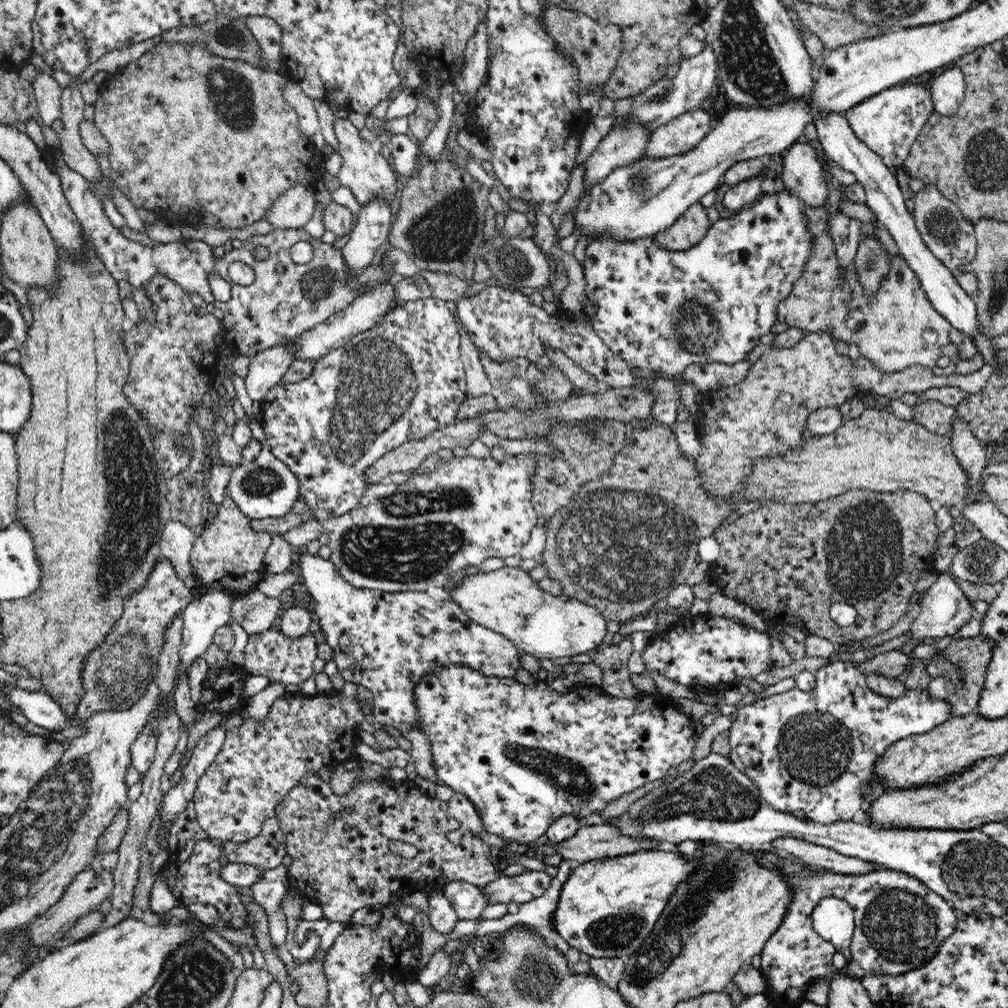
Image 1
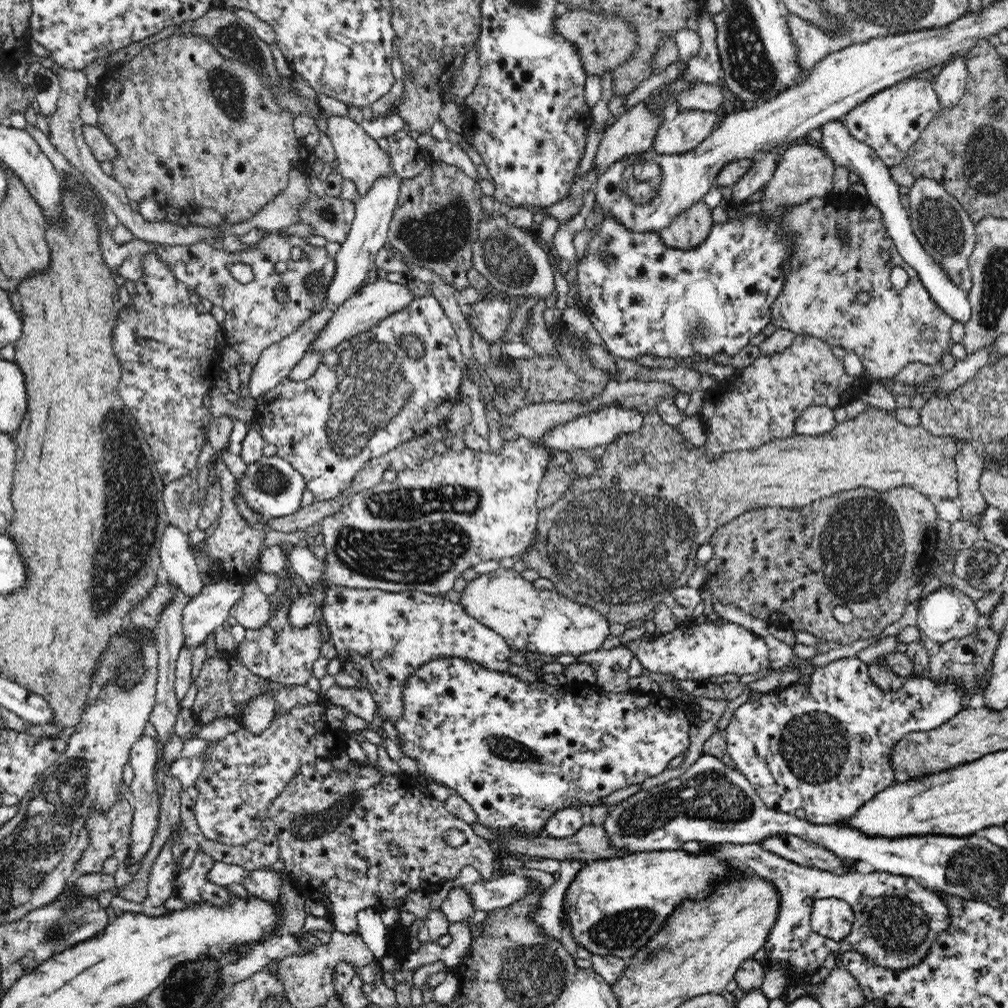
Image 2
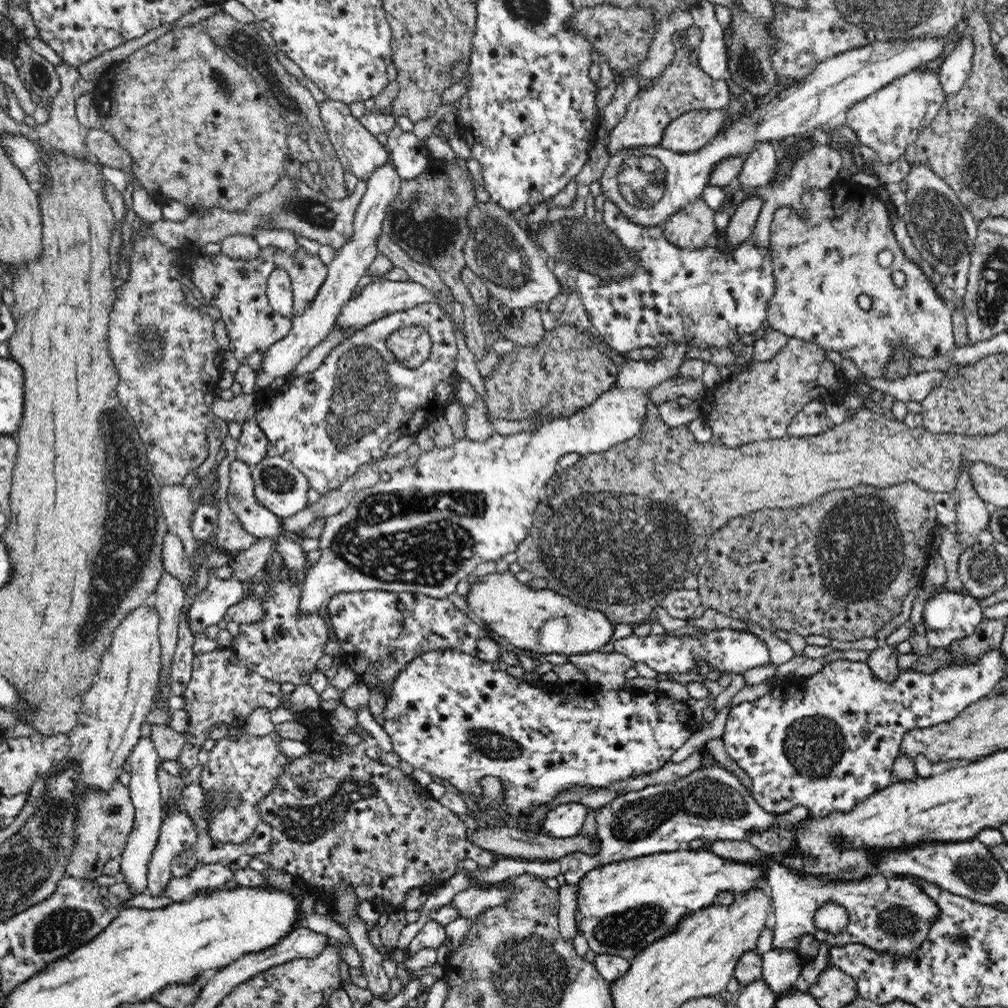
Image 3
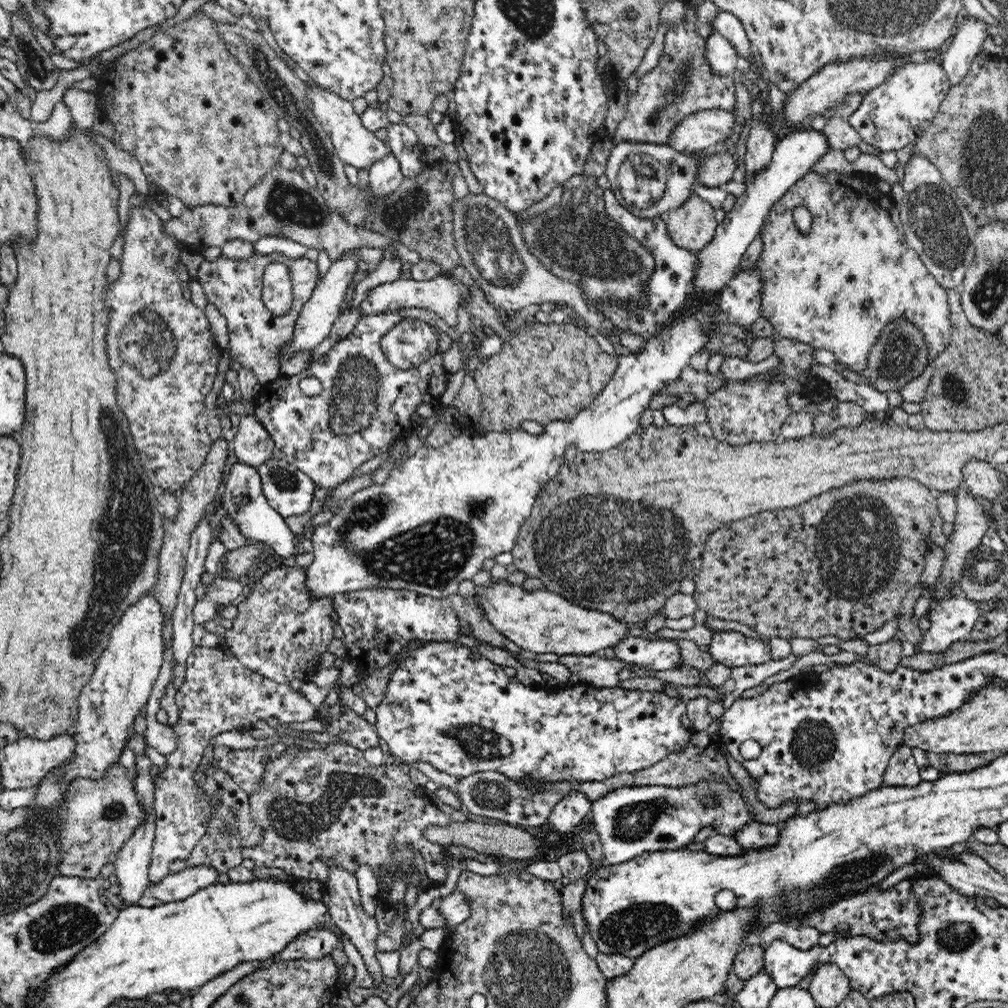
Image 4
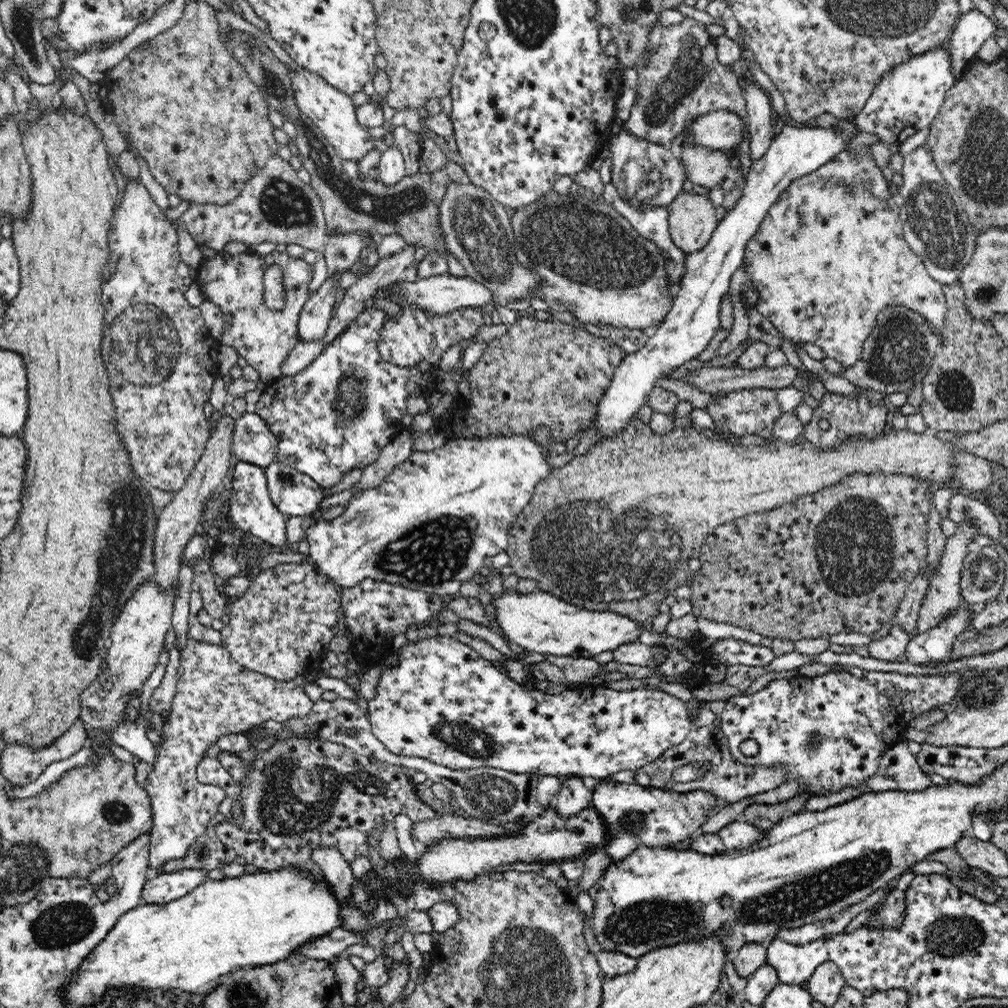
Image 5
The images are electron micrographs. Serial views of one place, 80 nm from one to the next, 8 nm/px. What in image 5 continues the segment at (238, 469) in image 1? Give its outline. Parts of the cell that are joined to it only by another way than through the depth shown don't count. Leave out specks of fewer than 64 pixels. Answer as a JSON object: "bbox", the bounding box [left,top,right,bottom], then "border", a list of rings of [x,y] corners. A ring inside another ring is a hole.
{"bbox":[264,460,324,518],"border":[[[278,460],[268,464],[264,468],[264,474],[268,483],[270,499],[272,499],[272,503],[282,515],[286,518],[317,515],[315,511],[319,508],[320,500],[324,498],[324,489],[311,476],[297,471],[293,466]]]}

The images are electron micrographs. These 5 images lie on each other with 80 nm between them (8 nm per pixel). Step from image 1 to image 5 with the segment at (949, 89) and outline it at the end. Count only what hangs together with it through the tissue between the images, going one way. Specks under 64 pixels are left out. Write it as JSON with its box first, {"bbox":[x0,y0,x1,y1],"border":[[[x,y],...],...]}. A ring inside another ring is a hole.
{"bbox":[948,9,996,80],"border":[[[978,9],[960,14],[957,24],[953,28],[953,32],[948,39],[948,57],[950,57],[950,69],[954,79],[958,80],[970,68],[974,60],[977,59],[976,54],[980,47],[987,39],[992,39],[993,32],[996,30],[996,25],[992,20],[982,14]]]}

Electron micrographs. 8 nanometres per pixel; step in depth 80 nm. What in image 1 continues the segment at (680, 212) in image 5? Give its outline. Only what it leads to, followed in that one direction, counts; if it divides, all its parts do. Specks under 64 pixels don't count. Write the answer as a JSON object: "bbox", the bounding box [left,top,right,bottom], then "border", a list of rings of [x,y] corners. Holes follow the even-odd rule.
{"bbox":[655,203,711,252],"border":[[[694,203],[676,222],[663,232],[657,233],[655,242],[664,250],[680,252],[699,244],[711,227],[706,208]]]}

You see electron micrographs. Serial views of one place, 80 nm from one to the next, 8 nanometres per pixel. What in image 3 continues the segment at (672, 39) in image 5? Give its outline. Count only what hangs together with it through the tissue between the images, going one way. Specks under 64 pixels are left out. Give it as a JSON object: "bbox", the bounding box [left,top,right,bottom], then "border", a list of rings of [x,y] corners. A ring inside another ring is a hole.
{"bbox":[606,34,731,157],"border":[[[674,34],[674,44],[677,47],[672,64],[656,78],[652,87],[638,93],[628,105],[622,120],[608,131],[606,151],[610,157],[617,152],[636,147],[655,147],[660,144],[660,138],[668,122],[682,116],[685,112],[694,110],[724,109],[731,102],[730,90],[726,80],[714,80],[708,77],[698,66],[697,53],[688,53],[680,47],[681,34]]]}

